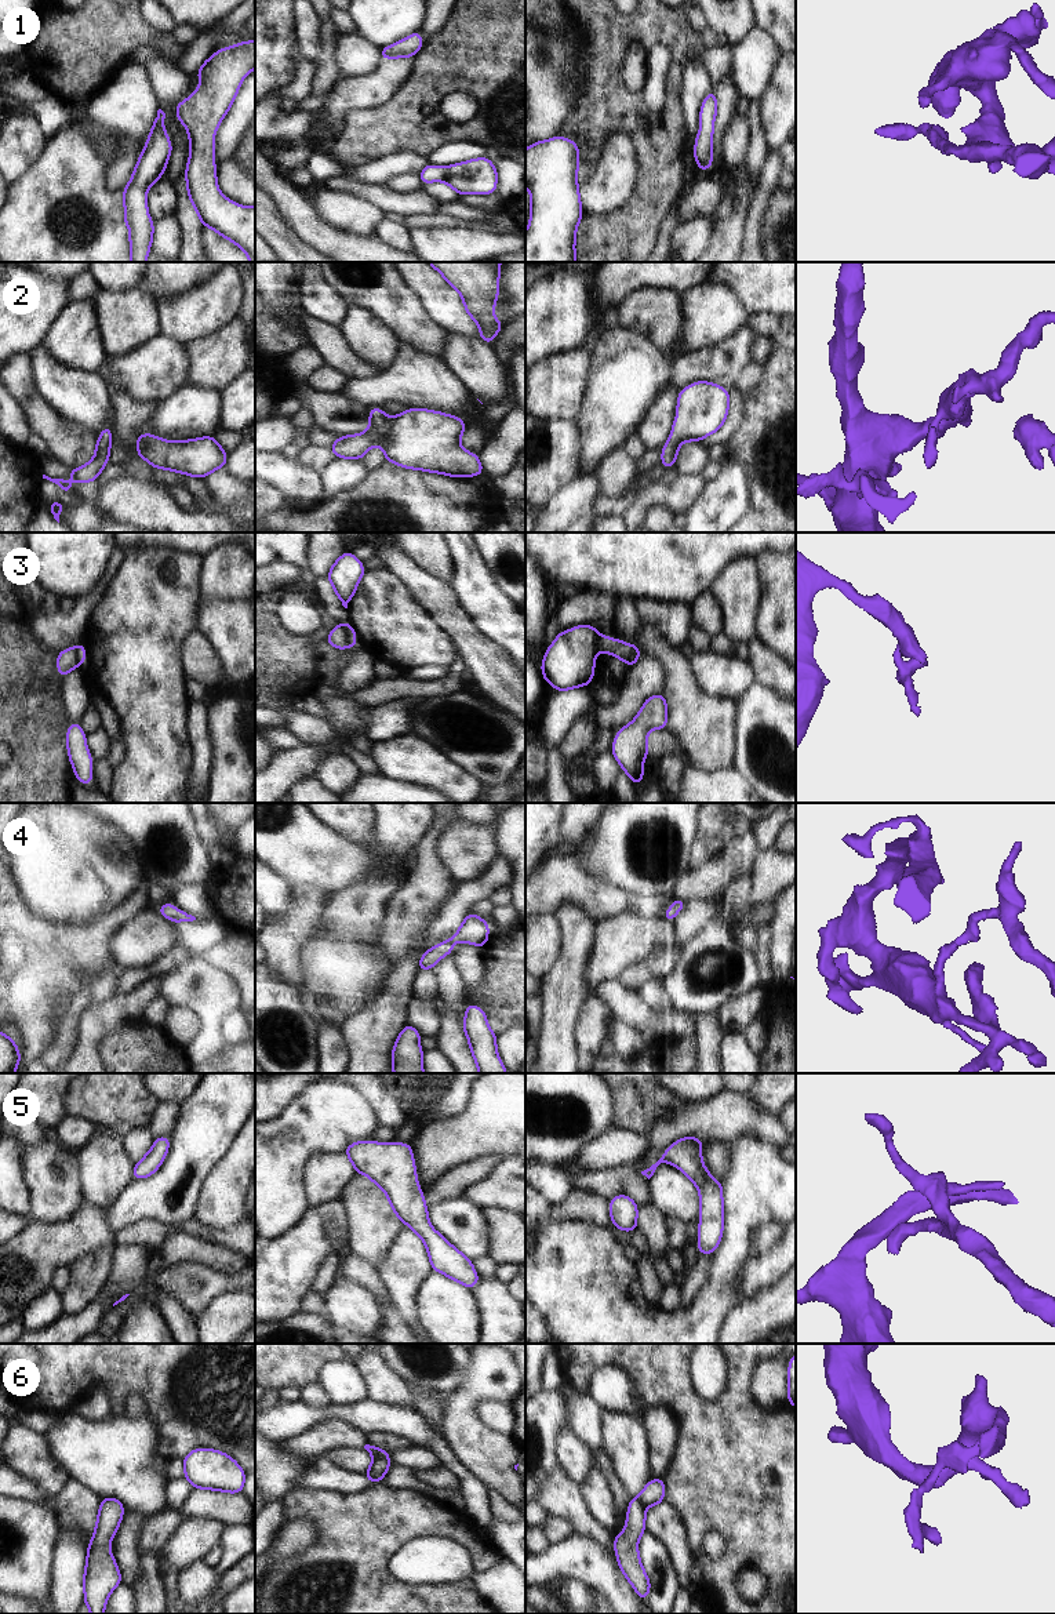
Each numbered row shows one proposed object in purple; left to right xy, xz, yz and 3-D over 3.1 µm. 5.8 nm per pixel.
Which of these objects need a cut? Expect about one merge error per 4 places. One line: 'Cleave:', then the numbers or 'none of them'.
Cleave: 3, 6

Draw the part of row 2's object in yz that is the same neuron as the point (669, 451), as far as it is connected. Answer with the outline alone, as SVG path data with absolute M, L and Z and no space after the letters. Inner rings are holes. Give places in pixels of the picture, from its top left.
M699 381L684 388L677 396L677 415L662 447L661 465L667 469L677 462L684 440L701 441L717 432L725 422L728 407L730 392L717 383Z

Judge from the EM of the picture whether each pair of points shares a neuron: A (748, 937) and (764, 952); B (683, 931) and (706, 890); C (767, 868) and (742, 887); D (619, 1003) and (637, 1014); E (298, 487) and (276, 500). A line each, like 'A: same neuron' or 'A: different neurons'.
A: different neurons
B: different neurons
C: different neurons
D: same neuron
E: different neurons

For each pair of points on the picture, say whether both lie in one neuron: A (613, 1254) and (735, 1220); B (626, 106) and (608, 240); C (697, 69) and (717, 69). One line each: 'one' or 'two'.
A: one
B: one
C: two

